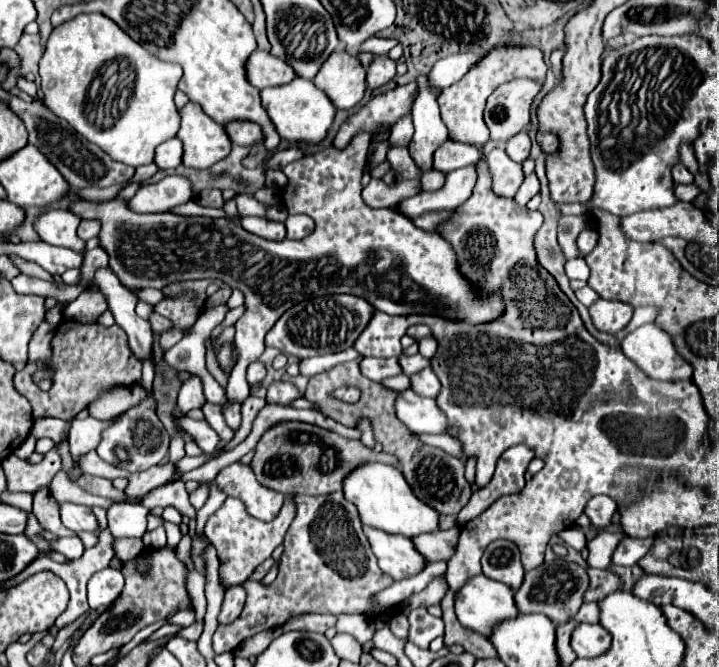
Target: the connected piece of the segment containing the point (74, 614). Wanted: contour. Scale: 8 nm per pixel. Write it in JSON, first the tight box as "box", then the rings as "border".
{"box":[50,529,114,629],"border":[[[106,529],[100,533],[98,543],[92,549],[86,549],[80,559],[70,561],[70,563],[52,561],[50,571],[54,575],[58,575],[62,581],[66,581],[66,587],[70,591],[70,603],[68,603],[66,611],[56,619],[58,629],[62,629],[64,625],[68,625],[68,623],[72,623],[78,617],[88,613],[86,585],[94,573],[102,571],[112,561],[112,557],[114,557],[112,555],[112,541],[114,541],[114,537]]]}

